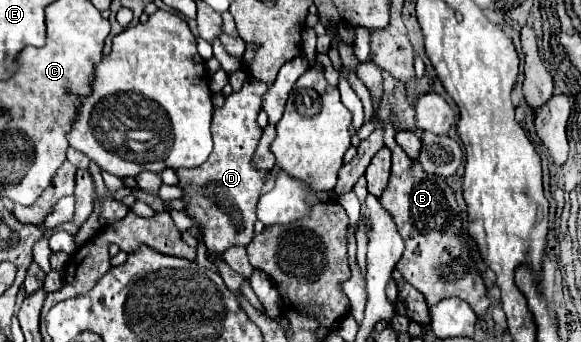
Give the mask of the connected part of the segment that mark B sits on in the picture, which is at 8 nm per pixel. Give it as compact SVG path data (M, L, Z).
M392 124L384 126L384 146L392 152L392 172L386 190L380 196L382 206L392 214L400 236L404 238L406 250L398 262L398 270L406 282L424 294L428 306L458 296L470 304L470 308L484 316L490 306L486 286L476 268L476 244L466 234L454 192L448 188L444 178L426 174L416 160L410 160L406 152L394 140L396 130Z

